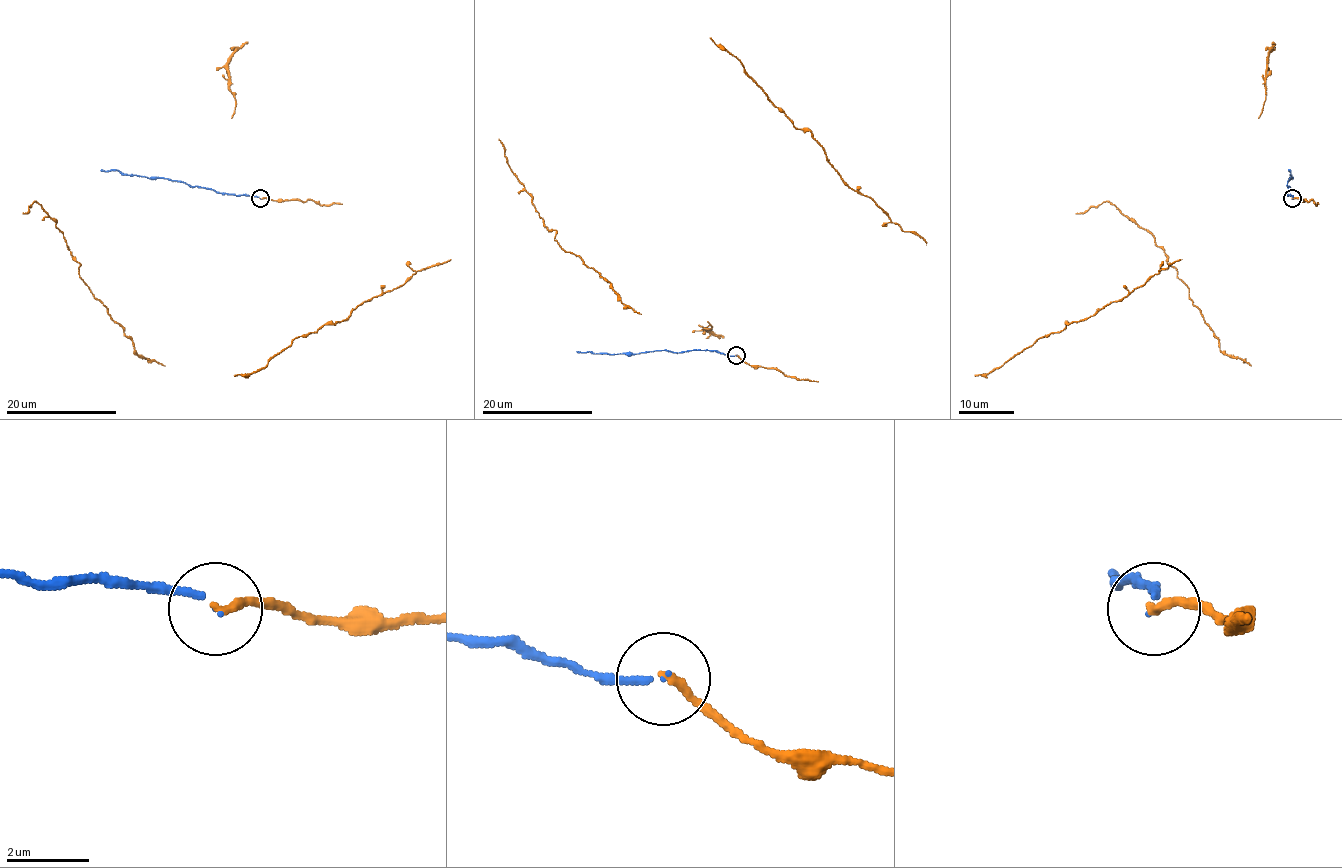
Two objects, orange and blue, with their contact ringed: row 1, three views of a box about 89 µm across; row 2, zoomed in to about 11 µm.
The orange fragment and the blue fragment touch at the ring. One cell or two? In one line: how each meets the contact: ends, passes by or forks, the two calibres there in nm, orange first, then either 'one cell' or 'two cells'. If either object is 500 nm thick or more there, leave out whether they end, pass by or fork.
orange ends; blue ends; calibres 200 and 130 nm; one cell

